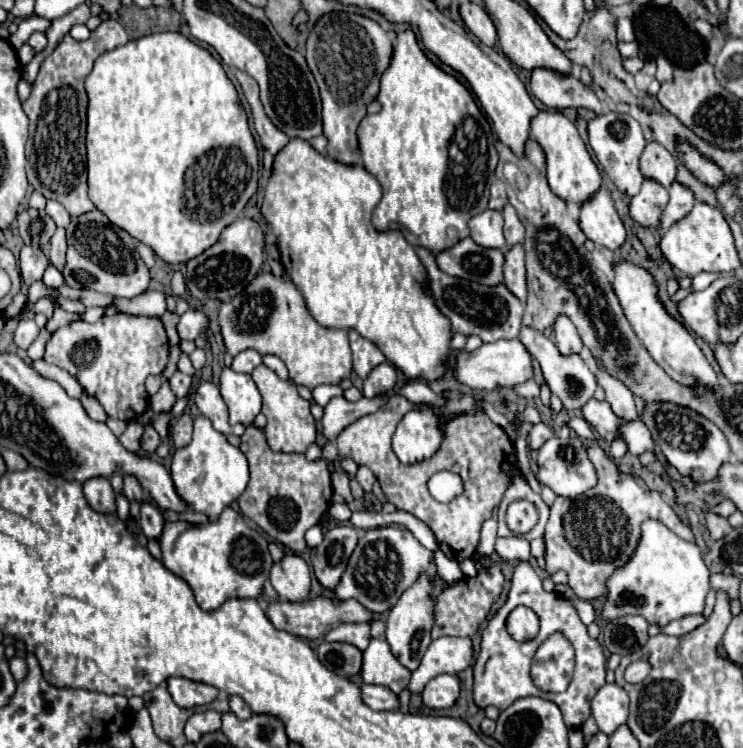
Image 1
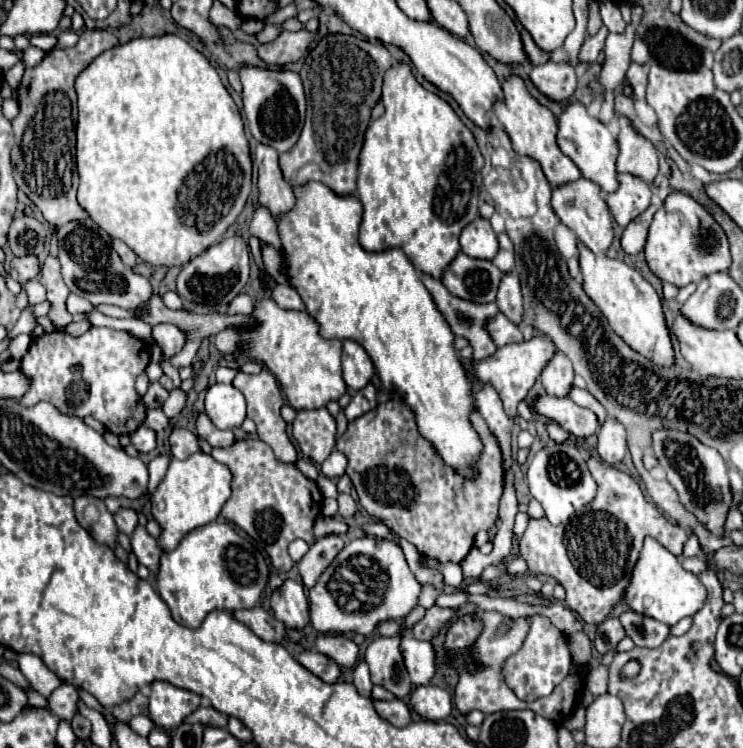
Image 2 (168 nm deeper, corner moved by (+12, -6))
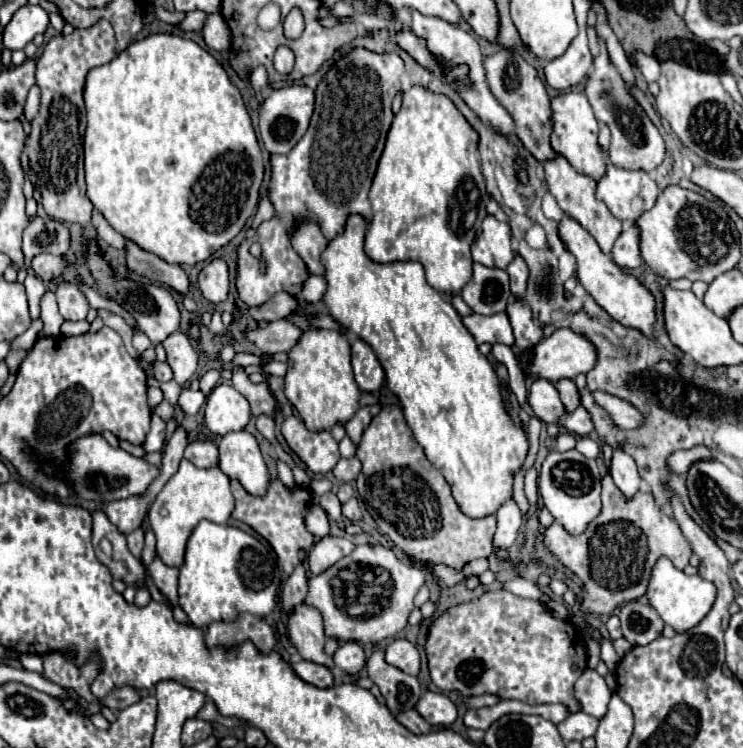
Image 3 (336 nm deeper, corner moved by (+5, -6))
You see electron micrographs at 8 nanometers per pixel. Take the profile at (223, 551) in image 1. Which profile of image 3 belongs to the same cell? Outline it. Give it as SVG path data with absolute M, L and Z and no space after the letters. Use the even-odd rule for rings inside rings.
M201 520L187 542L185 562L179 568L179 606L187 612L195 628L207 628L211 622L219 620L233 622L241 614L267 618L275 608L279 584L281 584L281 570L277 566L277 556L261 540L235 526Z

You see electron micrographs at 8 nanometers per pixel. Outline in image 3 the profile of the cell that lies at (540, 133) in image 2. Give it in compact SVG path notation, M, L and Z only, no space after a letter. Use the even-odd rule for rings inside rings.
M501 48L499 52L491 54L485 58L485 72L487 72L487 82L493 92L493 96L511 112L515 120L515 132L523 146L539 160L555 158L555 150L549 144L551 136L551 108L549 108L549 96L545 92L545 86L537 74L537 70L523 58L521 52Z

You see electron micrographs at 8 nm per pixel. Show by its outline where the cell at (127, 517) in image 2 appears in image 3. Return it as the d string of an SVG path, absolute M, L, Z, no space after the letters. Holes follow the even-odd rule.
M137 528L135 532L127 536L127 546L135 558L141 556L141 550L143 550L143 530L141 528Z

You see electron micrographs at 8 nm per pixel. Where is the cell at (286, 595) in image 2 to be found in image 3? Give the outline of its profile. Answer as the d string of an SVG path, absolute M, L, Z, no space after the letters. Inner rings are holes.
M297 606L295 612L289 616L289 638L303 660L323 664L327 668L335 668L329 654L325 654L325 634L323 634L323 620L315 608L309 606Z

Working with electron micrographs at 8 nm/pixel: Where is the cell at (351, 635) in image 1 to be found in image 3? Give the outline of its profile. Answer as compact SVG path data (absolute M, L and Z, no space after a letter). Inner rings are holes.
M345 642L345 672L357 674L365 666L365 652L357 642Z

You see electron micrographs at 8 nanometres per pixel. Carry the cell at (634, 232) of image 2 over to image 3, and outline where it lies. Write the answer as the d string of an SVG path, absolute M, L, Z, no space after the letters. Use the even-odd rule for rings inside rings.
M627 224L617 238L613 250L611 250L613 262L619 268L637 268L641 264L641 254L639 254L639 230L633 224Z

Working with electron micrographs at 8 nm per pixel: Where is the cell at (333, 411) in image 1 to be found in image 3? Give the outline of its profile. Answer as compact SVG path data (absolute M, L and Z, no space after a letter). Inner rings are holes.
M289 416L281 424L287 446L305 462L313 474L327 474L339 462L337 442L329 432L309 432L299 416Z

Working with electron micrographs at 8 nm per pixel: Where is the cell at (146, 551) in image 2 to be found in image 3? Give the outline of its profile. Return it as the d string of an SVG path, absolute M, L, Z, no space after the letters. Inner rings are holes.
M159 558L153 560L153 564L149 566L149 574L155 582L155 586L159 588L159 592L167 598L169 606L177 606L177 576L179 570L177 568L169 568L165 566Z

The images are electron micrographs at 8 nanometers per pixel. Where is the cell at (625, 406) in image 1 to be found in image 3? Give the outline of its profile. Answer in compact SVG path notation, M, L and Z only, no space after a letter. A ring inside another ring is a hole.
M615 450L613 452L613 460L611 460L611 478L615 482L615 486L621 490L621 494L631 500L631 496L635 496L635 492L641 490L643 480L637 472L637 464L635 460L625 454L623 450Z

